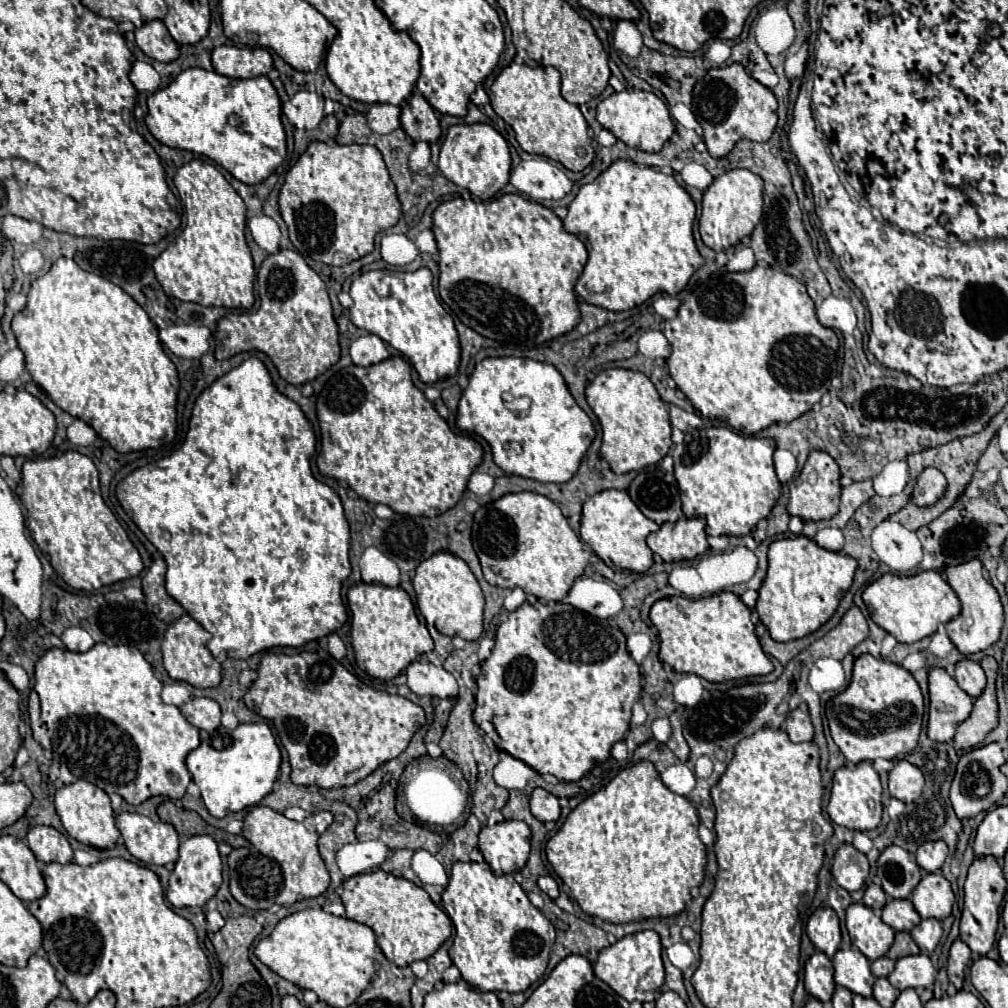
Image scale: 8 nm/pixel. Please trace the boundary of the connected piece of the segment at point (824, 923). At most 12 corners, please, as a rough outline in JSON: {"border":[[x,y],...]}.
{"border":[[817,908],[807,934],[817,950],[833,958],[841,944],[833,908]]}

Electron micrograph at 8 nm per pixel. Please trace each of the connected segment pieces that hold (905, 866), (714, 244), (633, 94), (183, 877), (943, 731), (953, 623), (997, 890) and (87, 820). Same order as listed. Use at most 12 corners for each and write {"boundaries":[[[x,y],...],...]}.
{"boundaries":[[[891,844],[877,858],[881,888],[907,898],[921,868],[907,850]],[[735,168],[703,192],[699,234],[719,252],[763,214],[763,180]],[[653,92],[601,100],[597,120],[621,142],[659,152],[675,132]],[[211,836],[179,846],[167,900],[203,906],[221,886],[223,864]],[[941,666],[929,668],[933,742],[951,742],[973,698]],[[979,558],[943,568],[961,600],[945,624],[963,654],[999,640],[1003,606]],[[995,856],[969,866],[961,940],[985,956],[1007,880]],[[87,780],[55,792],[67,834],[85,846],[115,846],[109,796]]]}

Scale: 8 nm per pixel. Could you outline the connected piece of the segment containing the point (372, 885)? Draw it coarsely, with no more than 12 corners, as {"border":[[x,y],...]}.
{"border":[[383,870],[343,880],[347,918],[387,960],[429,958],[451,936],[423,888]]}

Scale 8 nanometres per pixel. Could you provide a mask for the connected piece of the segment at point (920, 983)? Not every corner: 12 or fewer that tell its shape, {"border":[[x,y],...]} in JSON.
{"border":[[925,954],[903,956],[887,978],[897,990],[927,988],[935,968]]}

